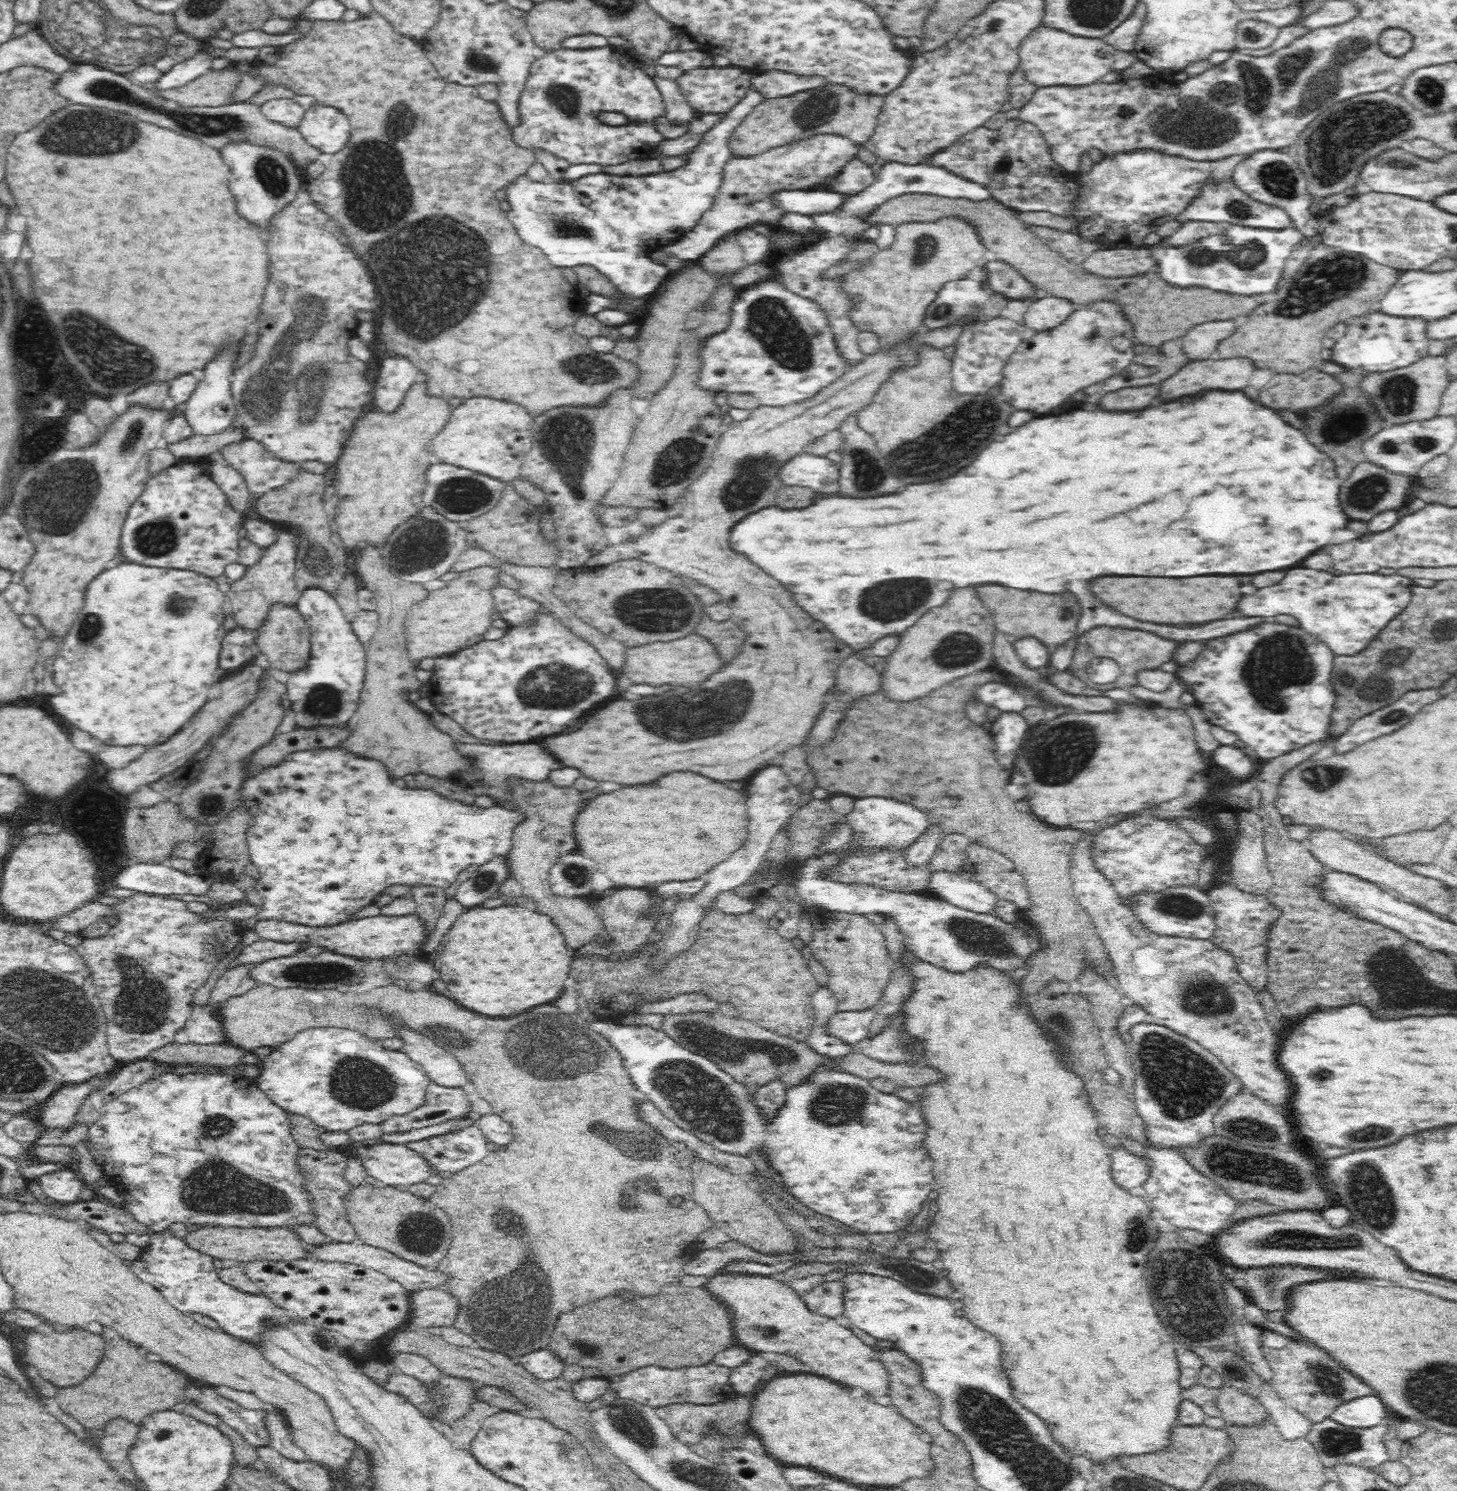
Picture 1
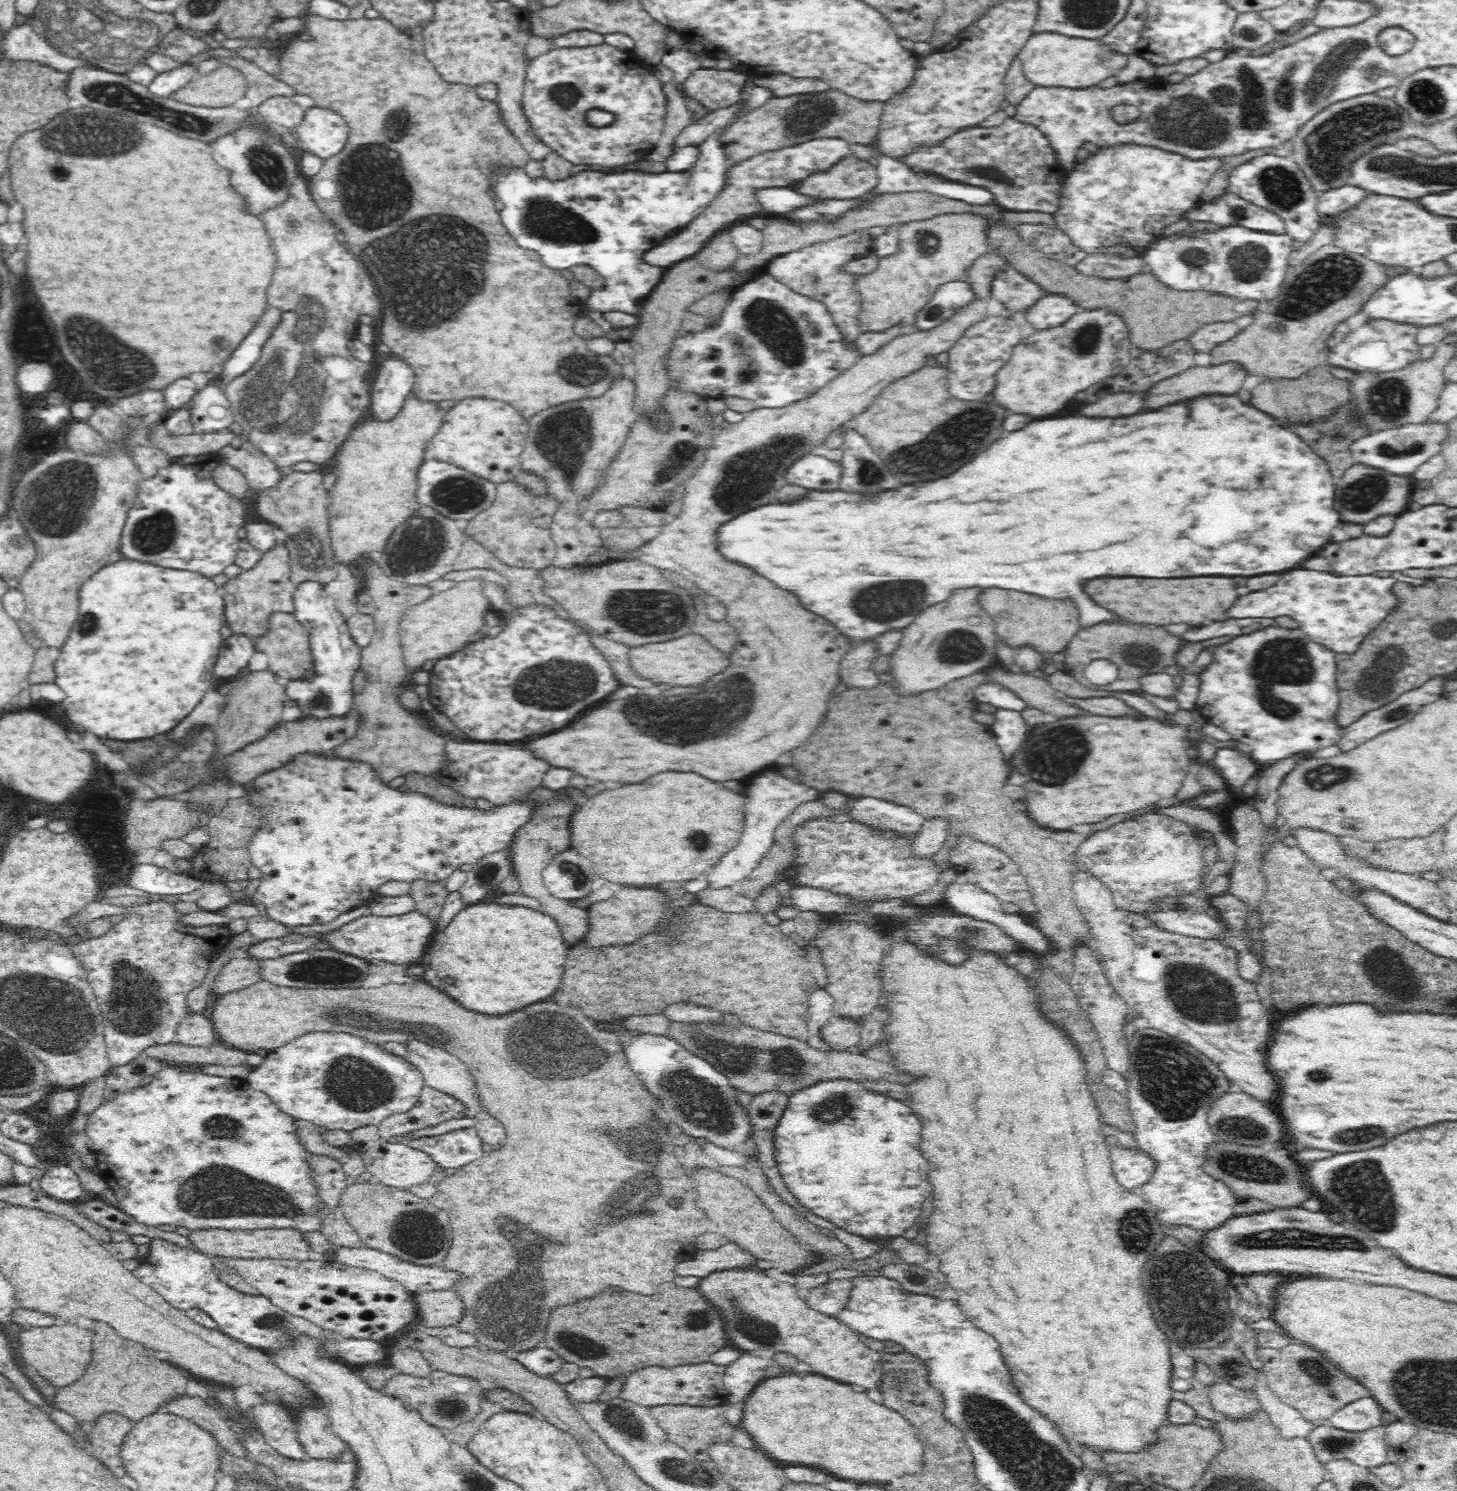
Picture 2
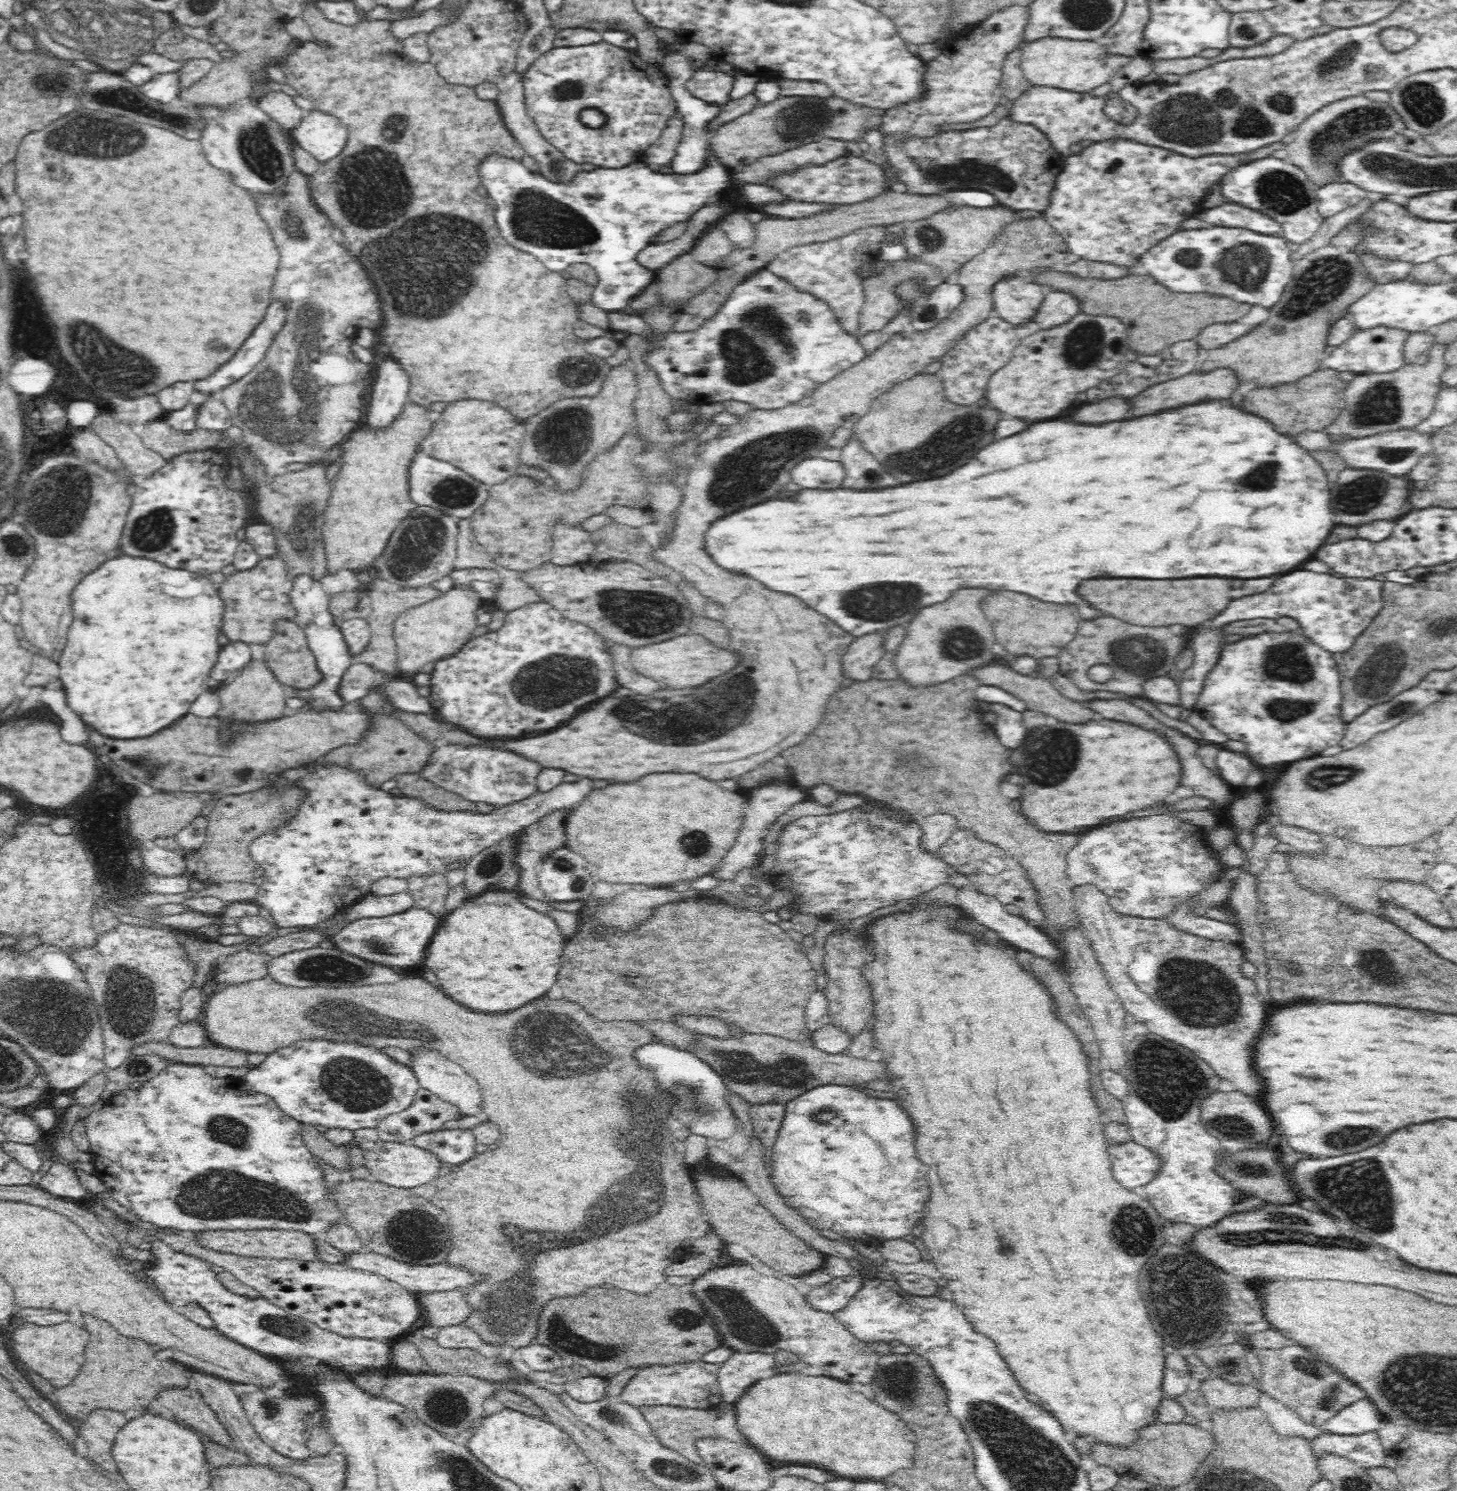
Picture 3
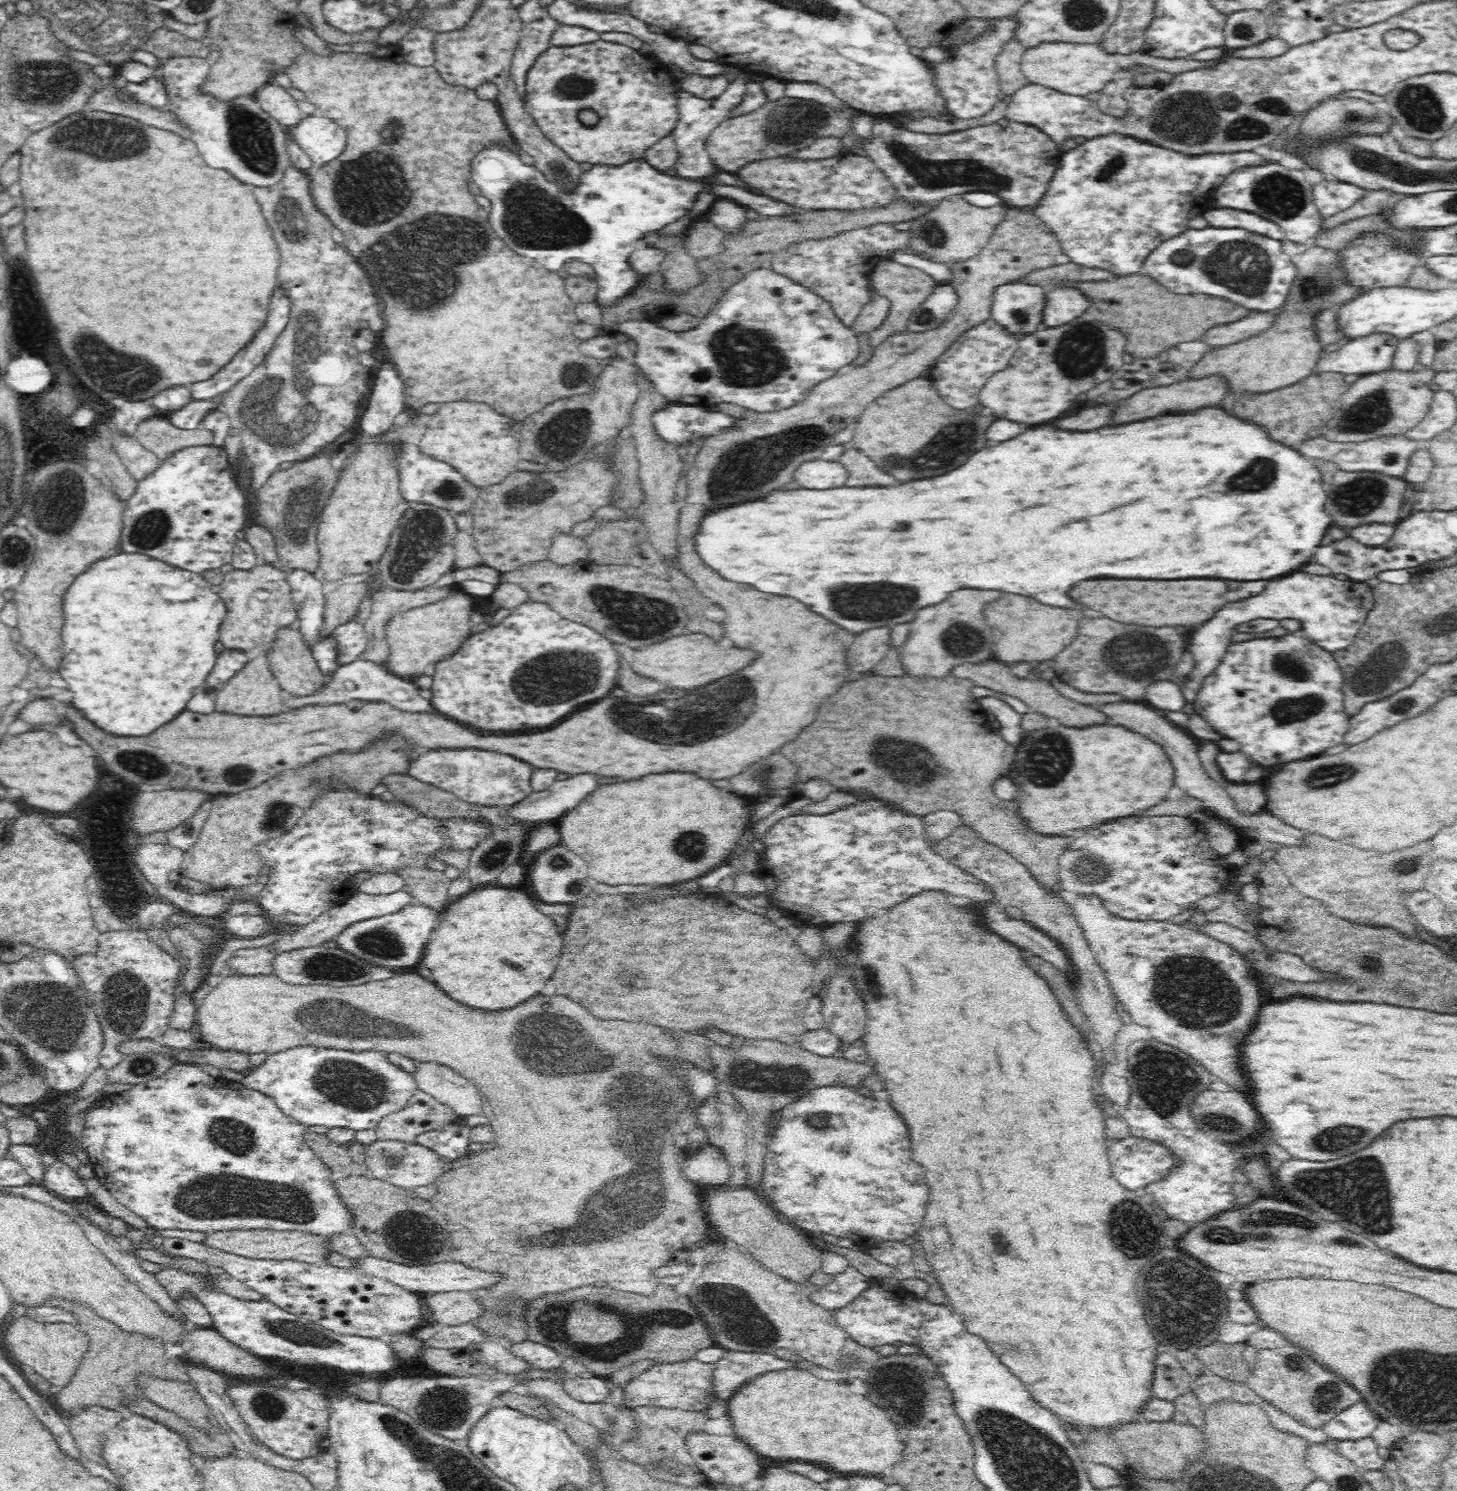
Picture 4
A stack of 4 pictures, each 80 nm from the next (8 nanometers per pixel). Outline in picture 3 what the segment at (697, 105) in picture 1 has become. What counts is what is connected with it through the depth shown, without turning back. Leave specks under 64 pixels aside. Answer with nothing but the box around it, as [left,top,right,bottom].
[685,70,733,103]

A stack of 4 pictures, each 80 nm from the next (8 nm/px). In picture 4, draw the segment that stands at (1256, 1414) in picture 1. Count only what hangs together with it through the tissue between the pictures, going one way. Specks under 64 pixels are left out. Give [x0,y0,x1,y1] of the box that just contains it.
[1188,1374,1254,1404]

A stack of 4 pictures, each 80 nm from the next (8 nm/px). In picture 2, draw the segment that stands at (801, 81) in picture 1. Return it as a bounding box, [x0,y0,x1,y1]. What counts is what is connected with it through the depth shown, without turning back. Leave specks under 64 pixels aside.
[755,74,830,96]

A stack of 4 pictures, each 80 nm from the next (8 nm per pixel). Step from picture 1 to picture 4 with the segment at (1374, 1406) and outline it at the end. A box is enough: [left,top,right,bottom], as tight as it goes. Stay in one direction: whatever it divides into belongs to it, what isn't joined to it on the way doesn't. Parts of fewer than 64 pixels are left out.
[1323,1402,1380,1442]

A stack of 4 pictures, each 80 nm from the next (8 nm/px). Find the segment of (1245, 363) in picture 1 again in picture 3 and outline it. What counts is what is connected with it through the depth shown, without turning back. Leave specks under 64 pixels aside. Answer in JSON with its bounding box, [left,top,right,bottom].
[1130,369,1238,418]

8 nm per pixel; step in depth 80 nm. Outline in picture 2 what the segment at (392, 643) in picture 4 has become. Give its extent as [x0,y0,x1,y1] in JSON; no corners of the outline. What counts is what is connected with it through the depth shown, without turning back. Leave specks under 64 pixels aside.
[400,583,490,668]

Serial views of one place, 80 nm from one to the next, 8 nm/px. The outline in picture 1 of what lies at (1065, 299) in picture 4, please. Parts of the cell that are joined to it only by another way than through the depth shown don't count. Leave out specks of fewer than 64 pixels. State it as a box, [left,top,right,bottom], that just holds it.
[1023,295,1078,330]

